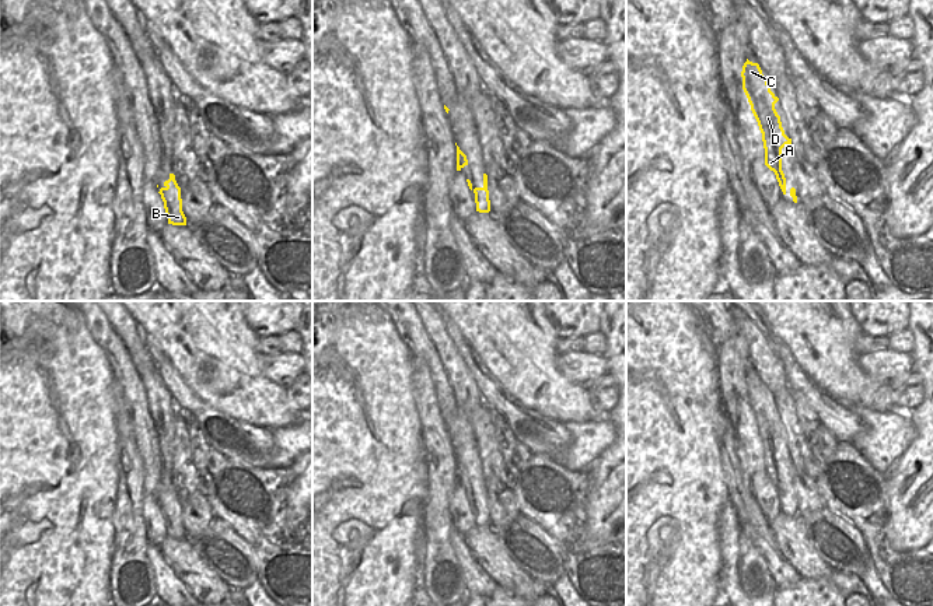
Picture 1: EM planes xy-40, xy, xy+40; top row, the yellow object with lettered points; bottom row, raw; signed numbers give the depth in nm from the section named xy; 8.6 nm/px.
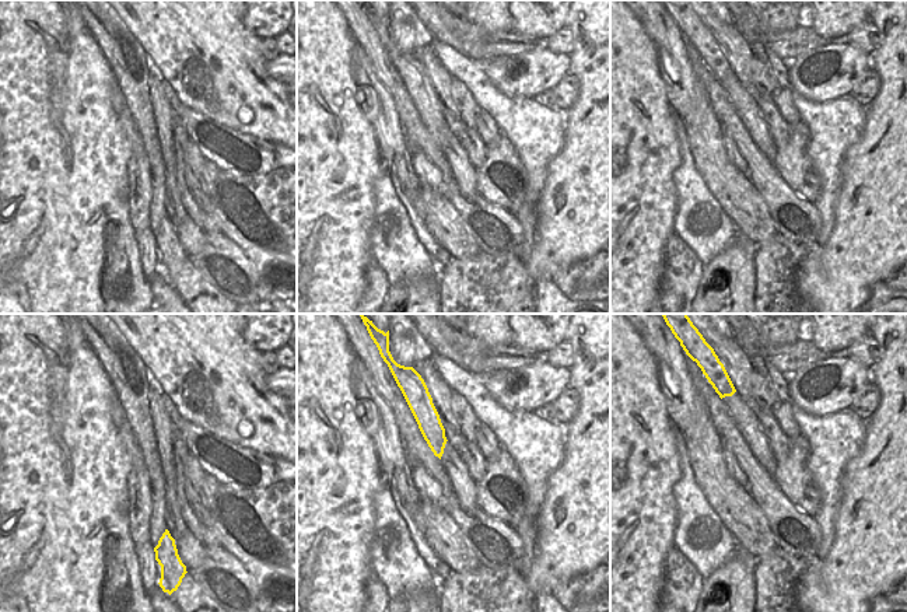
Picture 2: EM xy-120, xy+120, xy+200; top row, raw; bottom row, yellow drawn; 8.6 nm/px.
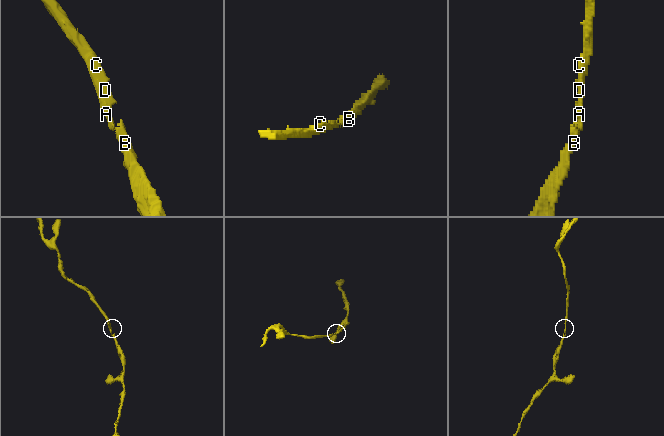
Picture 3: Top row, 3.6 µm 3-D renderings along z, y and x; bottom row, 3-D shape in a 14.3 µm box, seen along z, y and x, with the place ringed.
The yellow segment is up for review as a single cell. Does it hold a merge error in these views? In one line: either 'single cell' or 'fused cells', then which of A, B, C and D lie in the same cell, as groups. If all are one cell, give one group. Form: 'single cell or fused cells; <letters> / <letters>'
single cell; A B C D

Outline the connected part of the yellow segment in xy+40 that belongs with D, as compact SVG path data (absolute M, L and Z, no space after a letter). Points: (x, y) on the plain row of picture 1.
M747 372L741 390L742 403L762 446L765 479L775 486L779 500L783 508L786 508L786 491L782 484L782 462L786 458L792 458L792 452L785 448L780 430L775 423L779 411L770 404L768 393L763 390L758 376Z

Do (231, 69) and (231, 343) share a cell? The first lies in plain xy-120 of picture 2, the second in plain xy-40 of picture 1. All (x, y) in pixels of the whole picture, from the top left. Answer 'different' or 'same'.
same

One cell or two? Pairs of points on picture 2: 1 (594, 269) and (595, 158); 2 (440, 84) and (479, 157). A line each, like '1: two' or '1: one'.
1: two
2: one

